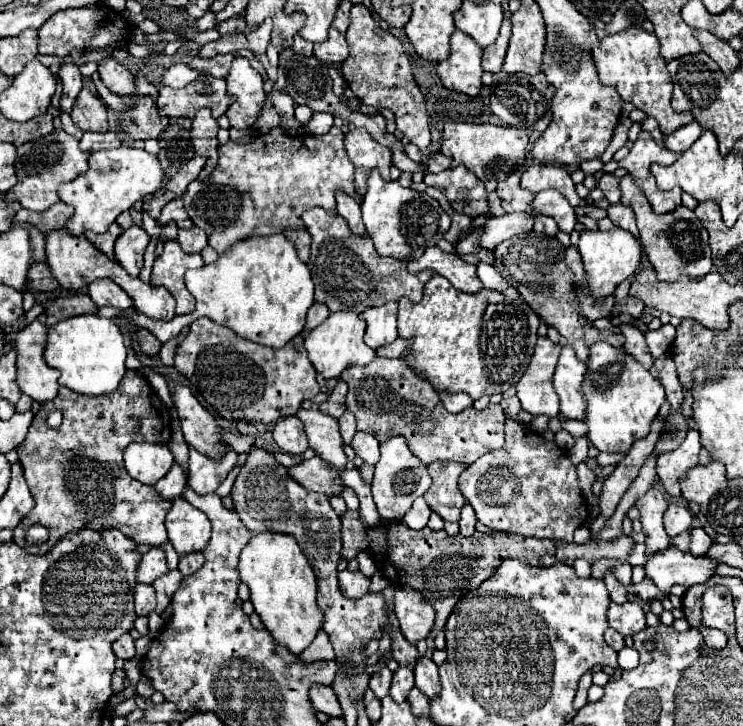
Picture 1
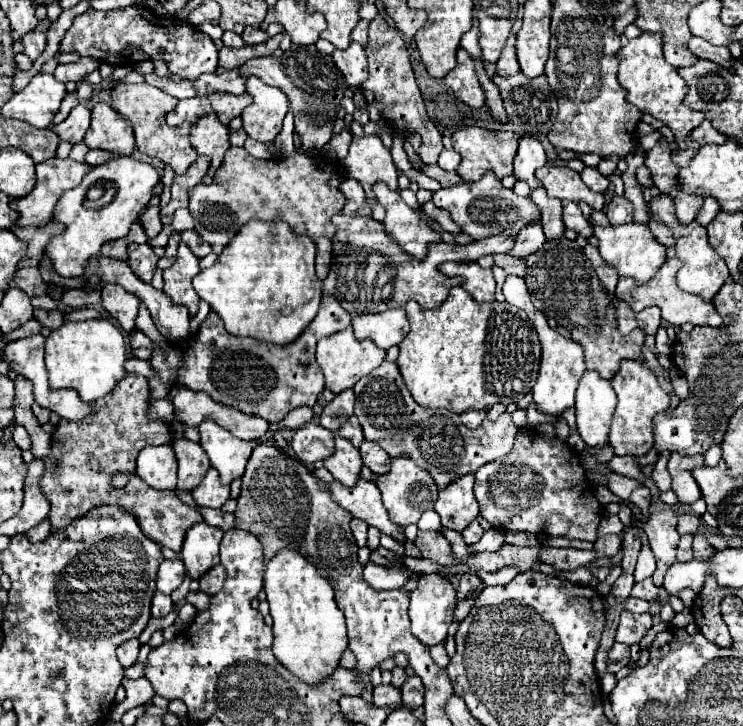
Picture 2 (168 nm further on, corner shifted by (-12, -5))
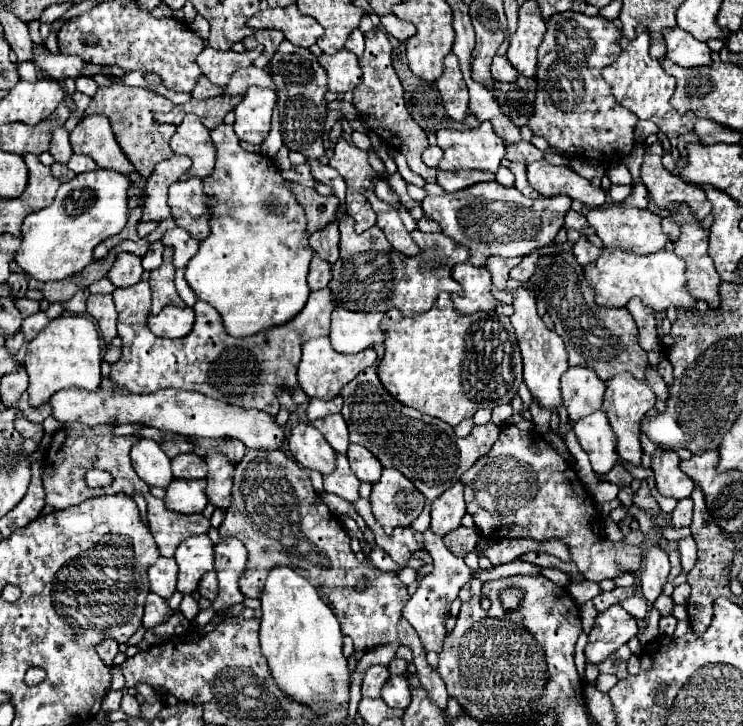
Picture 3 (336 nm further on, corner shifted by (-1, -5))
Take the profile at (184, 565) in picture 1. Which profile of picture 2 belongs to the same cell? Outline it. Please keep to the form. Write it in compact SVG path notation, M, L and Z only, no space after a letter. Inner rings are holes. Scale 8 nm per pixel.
M216 564L212 570L208 570L204 576L200 576L200 590L206 592L206 594L216 594L222 584L224 584L224 566L222 564Z

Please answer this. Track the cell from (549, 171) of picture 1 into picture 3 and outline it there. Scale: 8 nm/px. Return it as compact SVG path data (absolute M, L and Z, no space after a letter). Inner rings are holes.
M539 160L527 164L527 176L529 176L529 184L541 196L567 194L573 200L587 204L589 208L599 208L605 204L603 188L593 186L587 178L579 176L567 166L553 166L545 160Z

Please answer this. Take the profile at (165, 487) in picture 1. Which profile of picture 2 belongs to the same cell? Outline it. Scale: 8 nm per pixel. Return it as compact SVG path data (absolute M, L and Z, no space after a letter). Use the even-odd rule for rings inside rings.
M186 438L176 440L172 448L178 458L178 486L176 488L182 492L190 492L202 482L204 474L210 468L210 460L204 454L200 444L190 442Z

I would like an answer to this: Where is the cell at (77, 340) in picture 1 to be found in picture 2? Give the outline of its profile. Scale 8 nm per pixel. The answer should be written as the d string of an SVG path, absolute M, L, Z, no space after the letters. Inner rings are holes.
M84 320L84 322L64 322L46 338L46 370L50 386L74 388L84 402L94 402L104 398L114 390L114 386L128 374L124 364L128 360L128 350L122 332L110 320Z

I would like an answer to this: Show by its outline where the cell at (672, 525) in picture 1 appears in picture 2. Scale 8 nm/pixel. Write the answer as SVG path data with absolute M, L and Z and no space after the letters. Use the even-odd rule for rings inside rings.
M682 514L678 518L678 534L688 534L688 532L698 532L700 528L700 518L696 514Z

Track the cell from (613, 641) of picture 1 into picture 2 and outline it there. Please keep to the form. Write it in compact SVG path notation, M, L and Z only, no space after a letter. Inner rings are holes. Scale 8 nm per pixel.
M614 642L610 654L608 654L608 672L616 674L622 666L630 664L630 648L626 644Z

